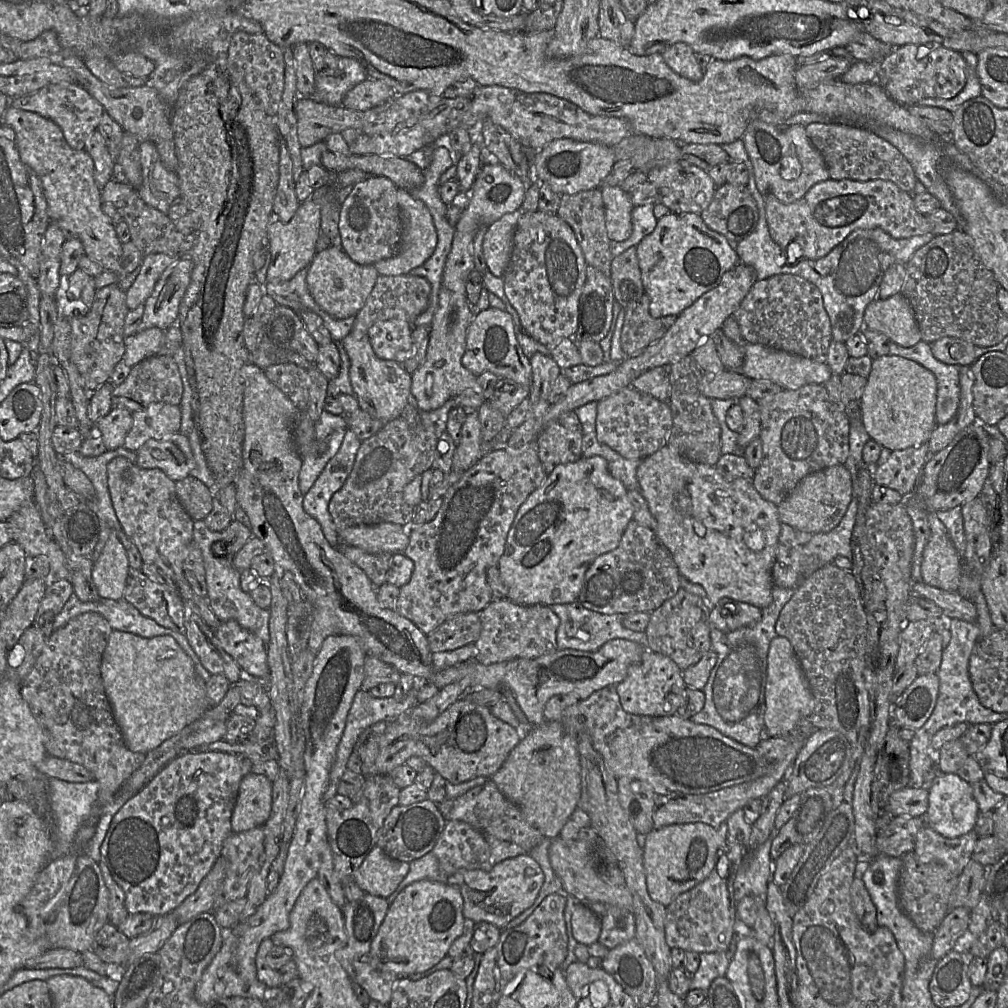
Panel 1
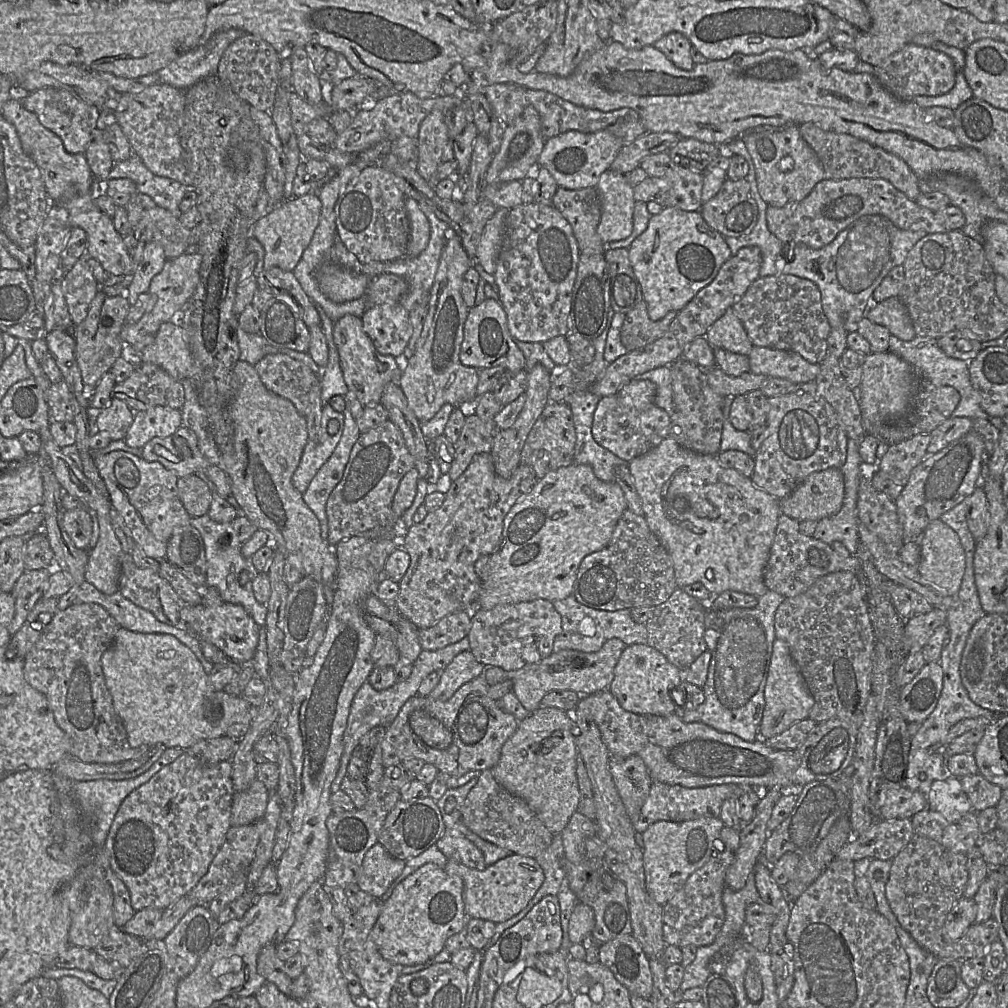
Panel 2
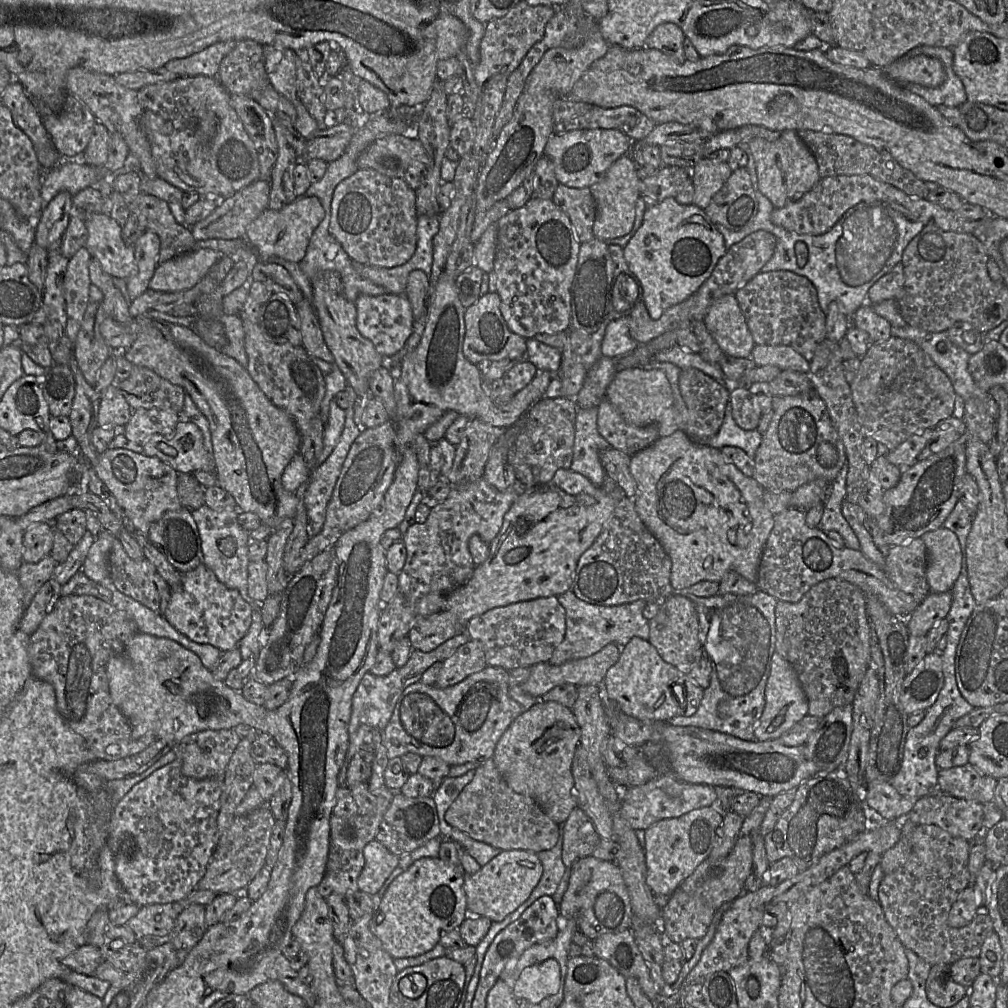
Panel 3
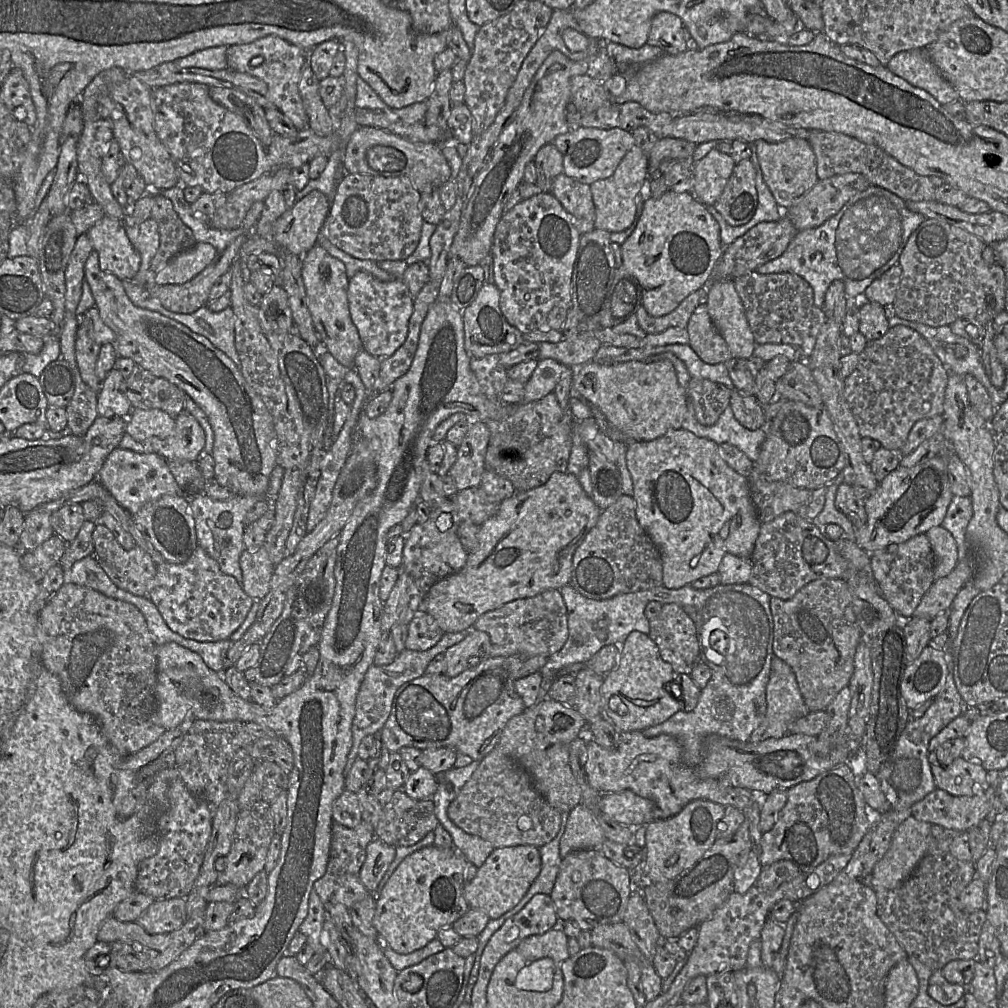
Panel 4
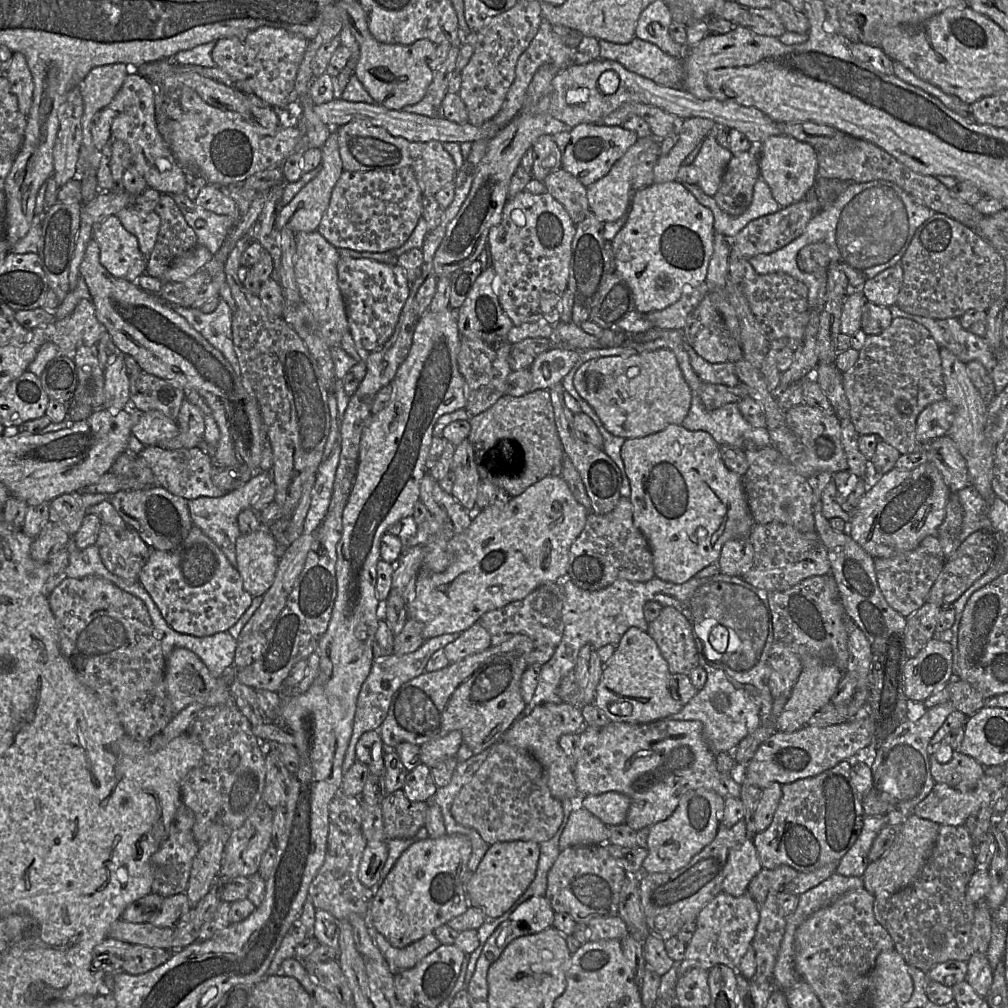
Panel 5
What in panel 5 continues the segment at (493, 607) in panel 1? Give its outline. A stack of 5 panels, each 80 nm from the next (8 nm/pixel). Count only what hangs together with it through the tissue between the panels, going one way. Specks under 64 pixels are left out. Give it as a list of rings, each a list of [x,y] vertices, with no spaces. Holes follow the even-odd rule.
[[[538,588],[522,600],[483,614],[476,622],[485,628],[491,637],[491,646],[498,646],[515,634],[529,636],[538,646],[557,647],[564,633],[562,621],[562,599],[550,589]]]

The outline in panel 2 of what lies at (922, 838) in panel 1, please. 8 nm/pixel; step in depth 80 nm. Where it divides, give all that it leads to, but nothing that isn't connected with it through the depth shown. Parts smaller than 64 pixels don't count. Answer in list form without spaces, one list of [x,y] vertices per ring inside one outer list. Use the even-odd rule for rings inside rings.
[[[926,807],[911,817],[916,835],[935,840],[954,853],[967,853],[977,846],[982,835],[978,812],[971,810],[958,822],[947,821],[940,813]]]

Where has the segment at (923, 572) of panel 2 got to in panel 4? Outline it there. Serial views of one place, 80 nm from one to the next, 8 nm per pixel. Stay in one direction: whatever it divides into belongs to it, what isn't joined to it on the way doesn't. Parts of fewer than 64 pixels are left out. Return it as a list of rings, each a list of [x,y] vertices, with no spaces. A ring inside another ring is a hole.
[[[942,526],[933,527],[925,535],[928,537],[934,555],[934,579],[947,576],[958,563],[957,544],[949,531]]]

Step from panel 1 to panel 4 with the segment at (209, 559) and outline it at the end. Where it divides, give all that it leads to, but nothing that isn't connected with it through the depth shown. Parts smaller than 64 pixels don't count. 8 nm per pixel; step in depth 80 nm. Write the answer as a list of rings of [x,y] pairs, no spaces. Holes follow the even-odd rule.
[[[204,494],[189,498],[191,515],[195,521],[198,546],[216,560],[224,574],[234,577],[241,585],[242,570],[239,560],[241,553],[246,549],[243,542],[244,529],[247,525],[245,516],[259,498],[256,496],[234,495],[229,500],[218,501]],[[226,512],[232,514],[232,524],[230,527],[223,529],[218,526],[218,522],[220,515]]]

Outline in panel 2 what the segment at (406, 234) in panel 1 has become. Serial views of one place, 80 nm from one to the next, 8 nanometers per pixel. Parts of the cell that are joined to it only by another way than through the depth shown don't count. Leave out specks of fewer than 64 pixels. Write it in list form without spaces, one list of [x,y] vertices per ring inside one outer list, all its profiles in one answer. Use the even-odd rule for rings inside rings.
[[[412,198],[405,199],[410,224],[410,237],[405,256],[417,257],[427,247],[430,240],[430,223],[420,210],[419,204]]]

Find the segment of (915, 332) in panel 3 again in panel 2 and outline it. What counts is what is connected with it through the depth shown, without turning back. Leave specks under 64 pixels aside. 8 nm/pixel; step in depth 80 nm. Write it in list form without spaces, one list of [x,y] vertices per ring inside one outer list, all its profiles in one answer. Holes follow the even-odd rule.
[[[891,335],[889,351],[901,357],[915,369],[917,380],[919,377],[921,380],[929,381],[936,386],[952,386],[958,391],[960,402],[951,417],[984,418],[986,420],[991,418],[983,410],[980,395],[972,386],[969,370],[970,362],[947,356],[938,346],[937,339],[916,335],[914,339],[904,341]]]

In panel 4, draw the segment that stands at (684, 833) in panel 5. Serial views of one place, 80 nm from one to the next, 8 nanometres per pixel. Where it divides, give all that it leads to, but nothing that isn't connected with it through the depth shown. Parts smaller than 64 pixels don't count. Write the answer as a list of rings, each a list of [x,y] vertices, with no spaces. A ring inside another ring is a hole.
[[[695,799],[669,819],[654,820],[645,826],[645,857],[635,876],[638,882],[667,882],[693,865],[713,845],[717,837],[717,824],[724,815],[724,806]]]

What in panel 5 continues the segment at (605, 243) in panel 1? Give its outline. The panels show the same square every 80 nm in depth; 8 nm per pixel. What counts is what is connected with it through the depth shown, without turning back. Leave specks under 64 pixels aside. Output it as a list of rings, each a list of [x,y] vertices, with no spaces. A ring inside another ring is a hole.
[[[563,168],[549,174],[543,182],[547,192],[564,206],[575,225],[591,212],[586,186]]]

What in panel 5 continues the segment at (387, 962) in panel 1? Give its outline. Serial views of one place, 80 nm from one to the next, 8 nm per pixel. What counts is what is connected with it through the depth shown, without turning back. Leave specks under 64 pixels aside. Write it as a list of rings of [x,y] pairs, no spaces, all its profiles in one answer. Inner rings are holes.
[[[446,834],[436,839],[428,837],[426,839],[419,840],[413,843],[401,854],[387,877],[383,880],[383,882],[379,885],[379,887],[374,893],[370,909],[370,919],[373,927],[378,932],[380,932],[392,946],[396,948],[404,948],[410,945],[411,943],[423,938],[424,936],[434,933],[434,930],[437,927],[445,925],[451,919],[463,914],[469,906],[467,895],[464,891],[464,875],[468,871],[468,861],[470,859],[471,853],[471,842],[468,837],[463,834]]]

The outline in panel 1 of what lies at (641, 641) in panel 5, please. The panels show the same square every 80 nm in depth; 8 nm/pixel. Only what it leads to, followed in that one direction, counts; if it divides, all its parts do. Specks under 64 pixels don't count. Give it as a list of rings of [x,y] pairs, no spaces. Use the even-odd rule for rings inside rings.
[[[646,649],[628,670],[626,678],[616,685],[624,711],[644,716],[676,715],[686,689],[683,671],[669,657]]]

